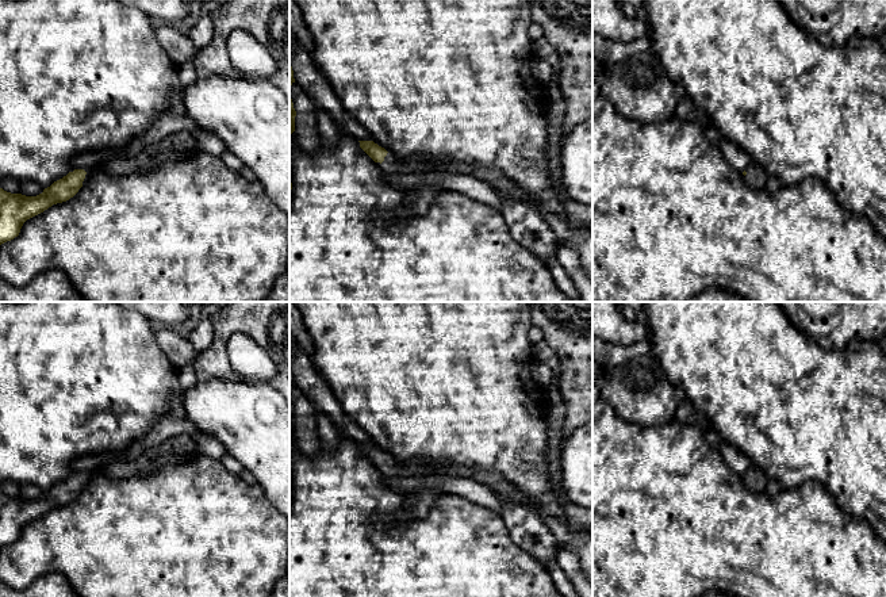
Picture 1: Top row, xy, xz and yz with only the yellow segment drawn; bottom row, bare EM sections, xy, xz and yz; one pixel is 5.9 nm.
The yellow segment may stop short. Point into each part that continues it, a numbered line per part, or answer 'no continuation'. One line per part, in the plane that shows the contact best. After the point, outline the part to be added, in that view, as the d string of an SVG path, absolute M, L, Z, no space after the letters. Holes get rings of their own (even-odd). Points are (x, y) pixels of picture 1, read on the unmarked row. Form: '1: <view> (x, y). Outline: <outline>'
1: xz (391, 467). Outline: M386 452L387 454L387 452ZM387 454L384 464L376 466L384 477L415 477L425 475L426 460L425 459L411 459L407 463L399 463L391 454Z

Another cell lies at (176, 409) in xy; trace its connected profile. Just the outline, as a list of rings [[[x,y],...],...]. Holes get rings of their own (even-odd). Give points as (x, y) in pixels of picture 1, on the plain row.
[[[174,397],[169,399],[168,416],[174,418],[187,418],[183,403],[180,403]]]

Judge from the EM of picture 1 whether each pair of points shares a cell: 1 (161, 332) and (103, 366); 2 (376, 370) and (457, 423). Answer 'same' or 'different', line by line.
1: different
2: same

